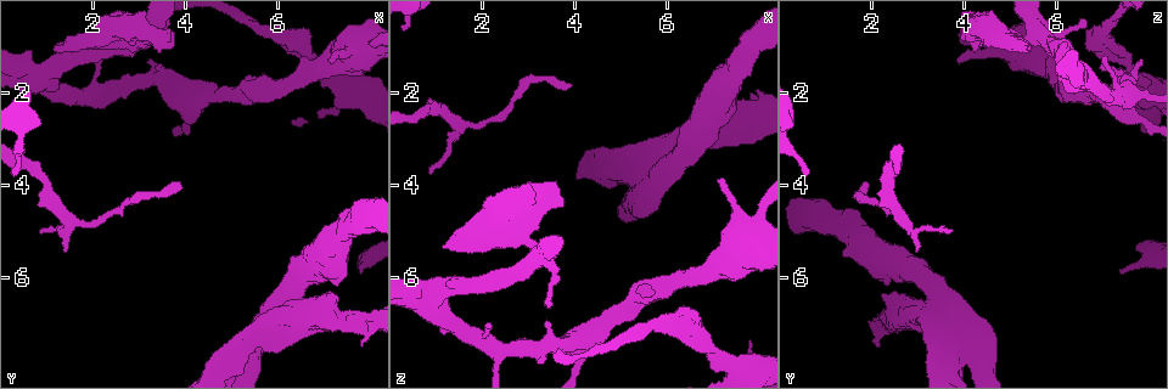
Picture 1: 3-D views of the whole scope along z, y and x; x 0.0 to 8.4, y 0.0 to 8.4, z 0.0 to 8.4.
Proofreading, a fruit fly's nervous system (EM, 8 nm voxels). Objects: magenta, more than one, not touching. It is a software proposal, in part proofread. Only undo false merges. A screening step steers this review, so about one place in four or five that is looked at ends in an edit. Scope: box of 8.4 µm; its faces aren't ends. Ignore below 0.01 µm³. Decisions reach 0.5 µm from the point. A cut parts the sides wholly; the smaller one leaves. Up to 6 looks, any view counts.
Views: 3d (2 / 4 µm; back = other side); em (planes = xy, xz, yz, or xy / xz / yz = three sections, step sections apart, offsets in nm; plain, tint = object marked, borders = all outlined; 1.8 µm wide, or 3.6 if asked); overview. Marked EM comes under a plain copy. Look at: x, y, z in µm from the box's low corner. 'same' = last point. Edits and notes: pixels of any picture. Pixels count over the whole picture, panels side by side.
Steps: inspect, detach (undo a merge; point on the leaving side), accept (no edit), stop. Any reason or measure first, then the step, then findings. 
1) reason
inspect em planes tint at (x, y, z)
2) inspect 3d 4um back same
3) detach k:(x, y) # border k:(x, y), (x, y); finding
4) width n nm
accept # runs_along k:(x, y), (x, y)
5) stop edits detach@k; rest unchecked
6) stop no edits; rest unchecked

closes a loop
inspect em planes tint at (2.95, 1.05, 5.20)

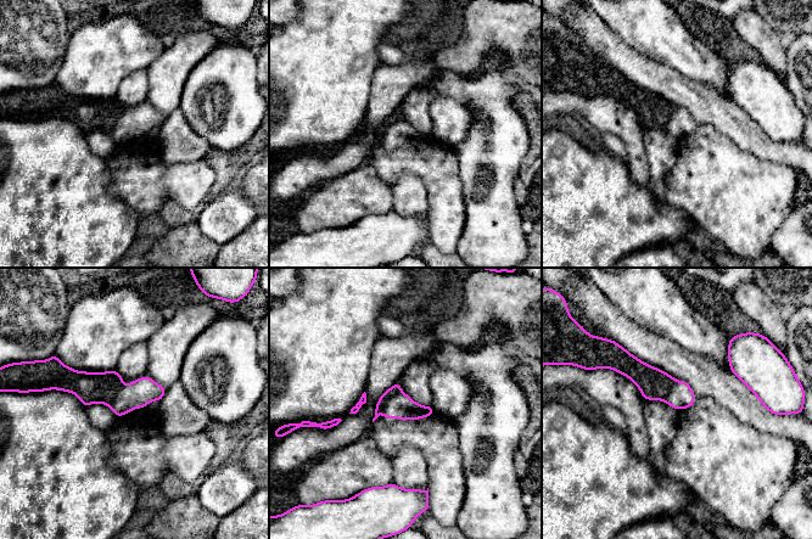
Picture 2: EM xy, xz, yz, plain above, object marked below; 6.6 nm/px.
detach 2:(396, 387) # two cells meet here

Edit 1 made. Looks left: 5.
calibre changes
inspect em 3.6um planes tint at (7.50, 6.95, 2.60)

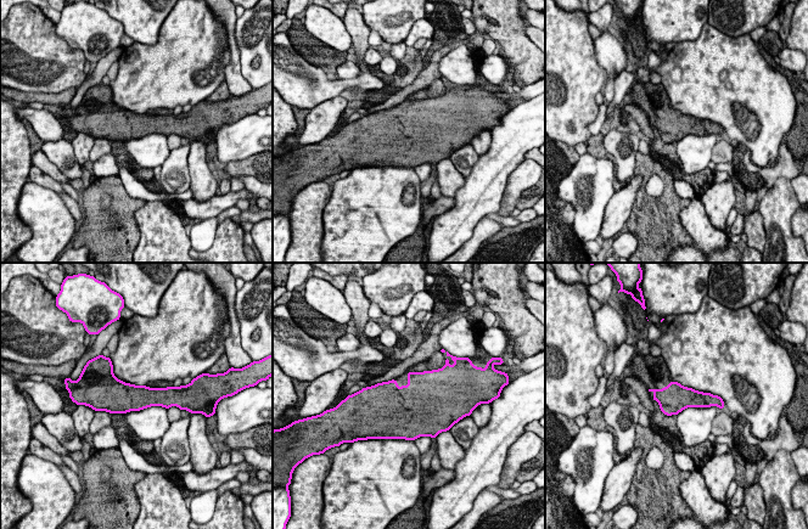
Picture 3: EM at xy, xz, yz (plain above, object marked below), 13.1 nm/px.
accept # all the same cell

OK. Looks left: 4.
sharp bend
inspect em planes tint at (6.00, 6.60, 3.60)

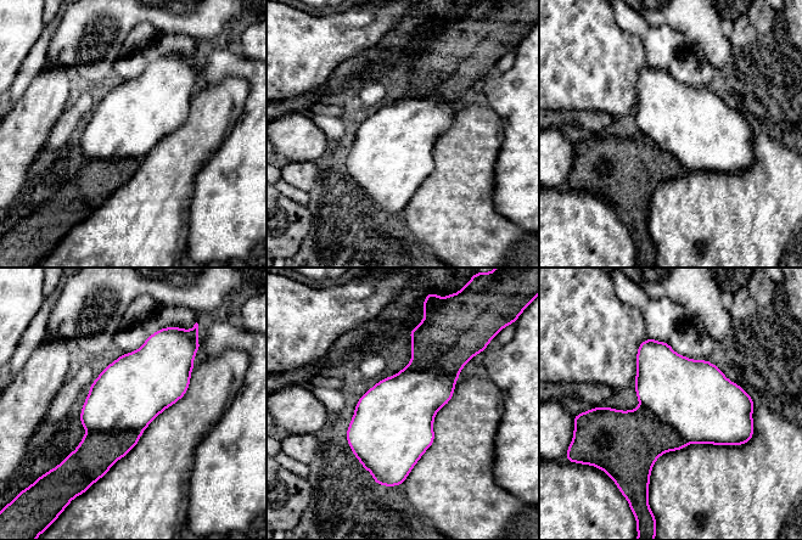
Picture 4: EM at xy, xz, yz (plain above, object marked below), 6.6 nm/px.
detach 4:(97, 451) # two cells meet here

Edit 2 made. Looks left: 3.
stop edits detach@2, detach@4; rest unchecked

